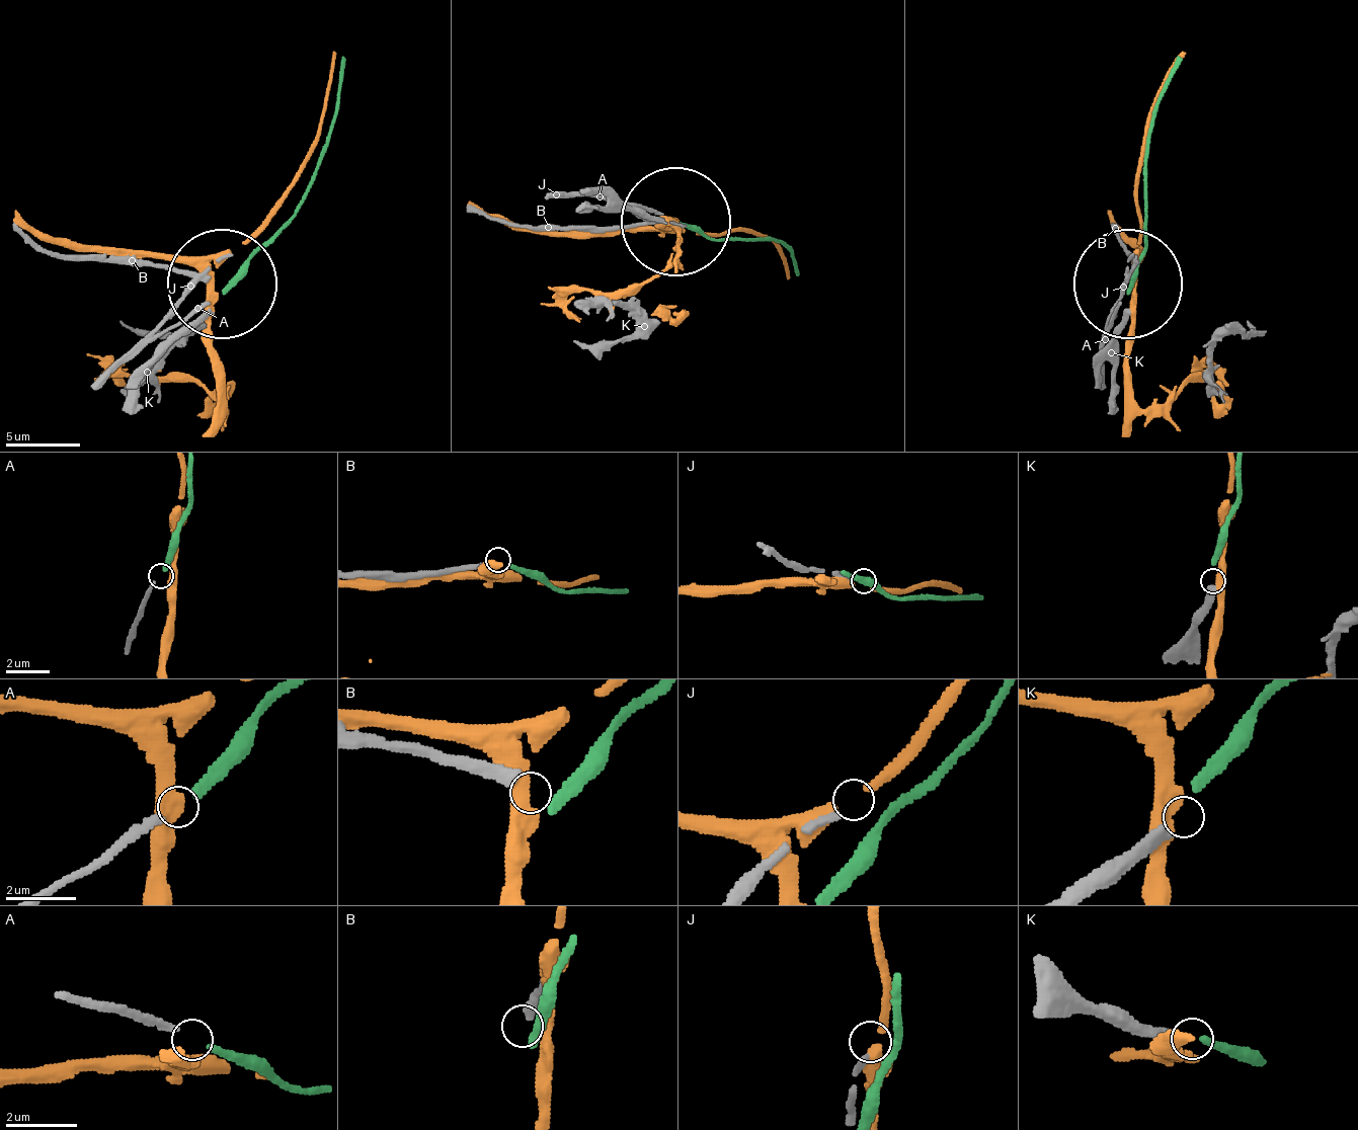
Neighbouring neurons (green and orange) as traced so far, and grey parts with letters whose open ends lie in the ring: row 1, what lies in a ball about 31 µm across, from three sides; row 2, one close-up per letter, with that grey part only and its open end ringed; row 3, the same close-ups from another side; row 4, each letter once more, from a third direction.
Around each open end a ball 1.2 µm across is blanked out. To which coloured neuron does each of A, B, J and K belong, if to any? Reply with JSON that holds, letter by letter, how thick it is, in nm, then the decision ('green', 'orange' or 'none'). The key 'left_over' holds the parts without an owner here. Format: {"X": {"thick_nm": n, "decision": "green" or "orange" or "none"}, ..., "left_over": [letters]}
{"A": {"thick_nm": 180, "decision": "green"}, "B": {"thick_nm": 340, "decision": "none"}, "J": {"thick_nm": 190, "decision": "none"}, "K": {"thick_nm": 340, "decision": "none"}, "left_over": ["B", "J", "K"]}

